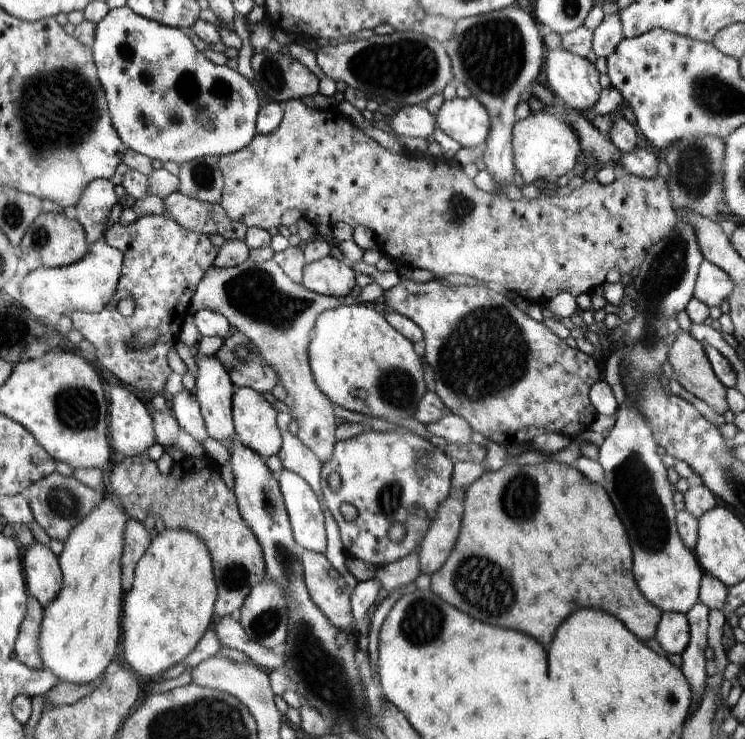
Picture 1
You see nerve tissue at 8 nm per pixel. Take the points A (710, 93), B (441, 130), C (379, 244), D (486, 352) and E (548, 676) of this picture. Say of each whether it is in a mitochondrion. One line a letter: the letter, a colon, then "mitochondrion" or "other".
A: mitochondrion
B: other
C: other
D: mitochondrion
E: other

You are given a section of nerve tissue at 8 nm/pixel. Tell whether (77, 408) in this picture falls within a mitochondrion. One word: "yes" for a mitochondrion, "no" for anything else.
yes

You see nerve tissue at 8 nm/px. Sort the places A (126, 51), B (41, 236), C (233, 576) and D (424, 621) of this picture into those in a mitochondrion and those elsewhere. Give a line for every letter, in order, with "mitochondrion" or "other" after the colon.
A: other
B: mitochondrion
C: mitochondrion
D: mitochondrion

